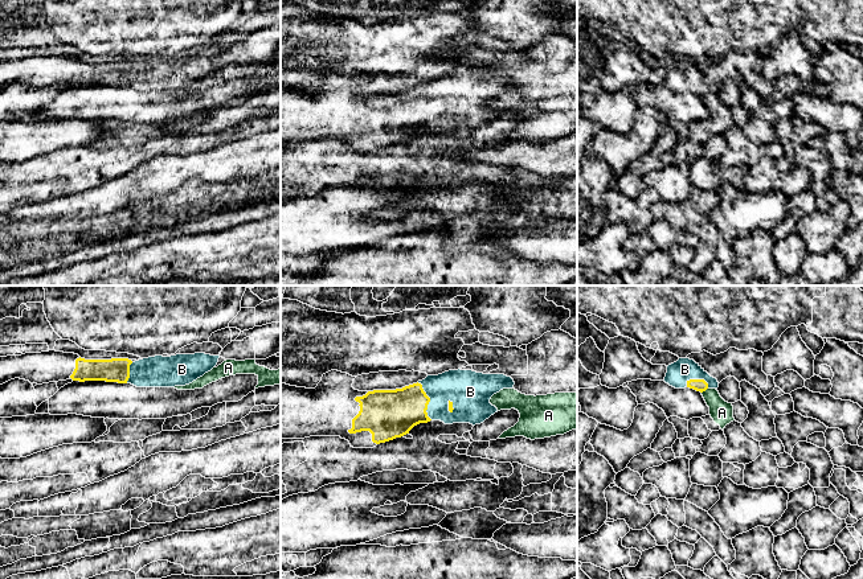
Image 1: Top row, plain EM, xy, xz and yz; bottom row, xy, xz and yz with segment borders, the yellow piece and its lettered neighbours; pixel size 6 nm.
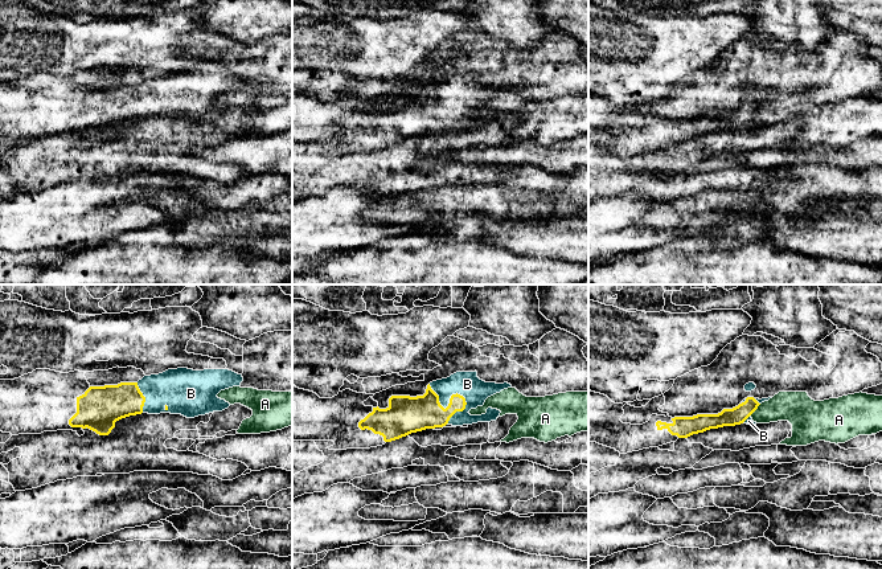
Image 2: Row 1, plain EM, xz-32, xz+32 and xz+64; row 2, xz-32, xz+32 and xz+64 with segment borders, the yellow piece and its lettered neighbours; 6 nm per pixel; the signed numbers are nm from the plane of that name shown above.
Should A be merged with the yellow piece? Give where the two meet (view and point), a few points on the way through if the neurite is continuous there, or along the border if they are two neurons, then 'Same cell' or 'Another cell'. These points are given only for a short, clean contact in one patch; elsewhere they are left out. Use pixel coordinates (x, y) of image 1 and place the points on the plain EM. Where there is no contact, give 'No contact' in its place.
Touches yellow at yz (704, 94). Boundary: yz (707, 91), (702, 97). Another cell

